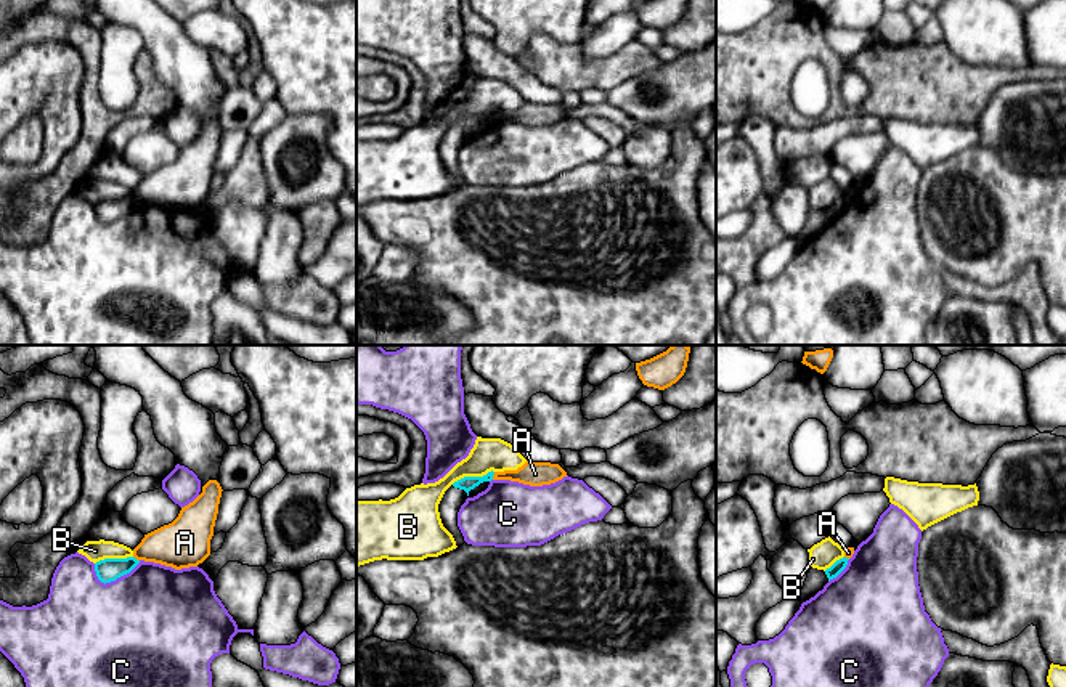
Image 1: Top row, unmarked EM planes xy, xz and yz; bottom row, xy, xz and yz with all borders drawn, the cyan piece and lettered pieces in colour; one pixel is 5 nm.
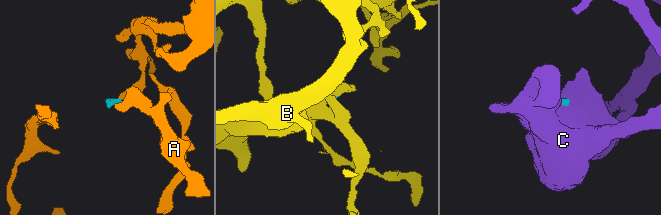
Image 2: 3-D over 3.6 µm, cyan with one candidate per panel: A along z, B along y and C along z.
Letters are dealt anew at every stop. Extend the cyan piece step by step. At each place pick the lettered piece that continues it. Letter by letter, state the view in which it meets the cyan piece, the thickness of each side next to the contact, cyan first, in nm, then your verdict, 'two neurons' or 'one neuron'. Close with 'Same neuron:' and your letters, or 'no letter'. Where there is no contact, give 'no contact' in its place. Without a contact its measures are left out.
A: meets cyan in xz; 70 nm thick on the cyan side, 130 nm on the other; two neurons
B: meets cyan in xz; 70 nm thick on the cyan side, 160 nm on the other; two neurons
C: meets cyan in xy; 120 nm thick on the cyan side, 500 nm on the other; two neurons
Same neuron: no letter

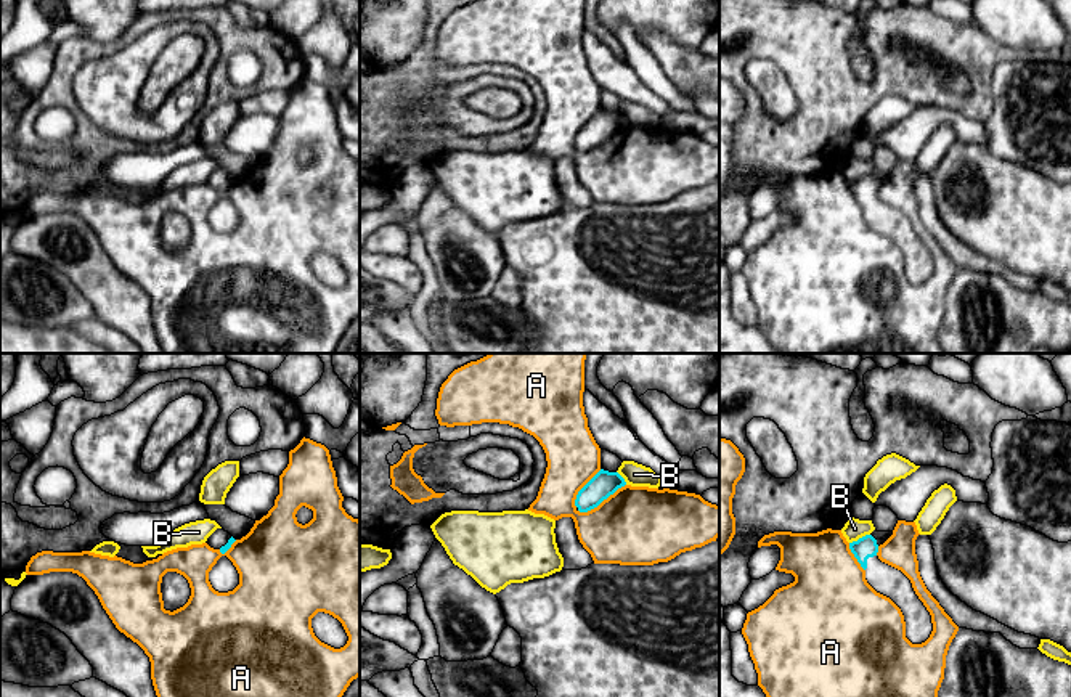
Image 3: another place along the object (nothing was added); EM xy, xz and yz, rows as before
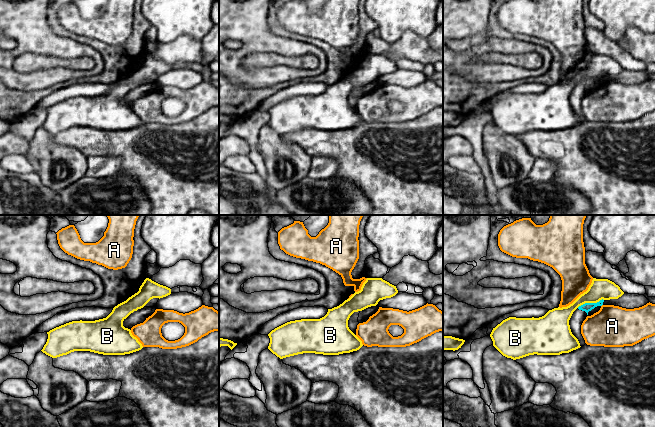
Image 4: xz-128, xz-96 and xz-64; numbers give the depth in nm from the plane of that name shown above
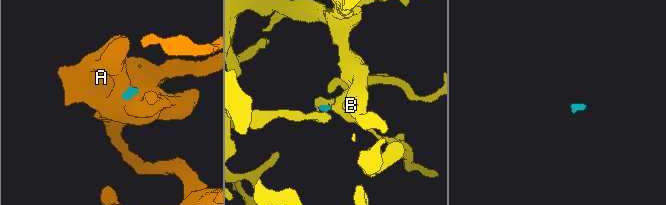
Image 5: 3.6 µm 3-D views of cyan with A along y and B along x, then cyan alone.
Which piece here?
A: meets cyan in xz; 130 nm thick on the cyan side, 400 nm on the other; two neurons
B: meets cyan in yz; 110 nm thick on the cyan side, 110 nm on the other; two neurons
Same neuron: no letter

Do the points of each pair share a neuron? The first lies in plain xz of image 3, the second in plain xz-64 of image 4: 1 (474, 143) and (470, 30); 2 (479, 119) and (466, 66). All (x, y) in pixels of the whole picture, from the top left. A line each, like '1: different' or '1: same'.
1: different
2: same

